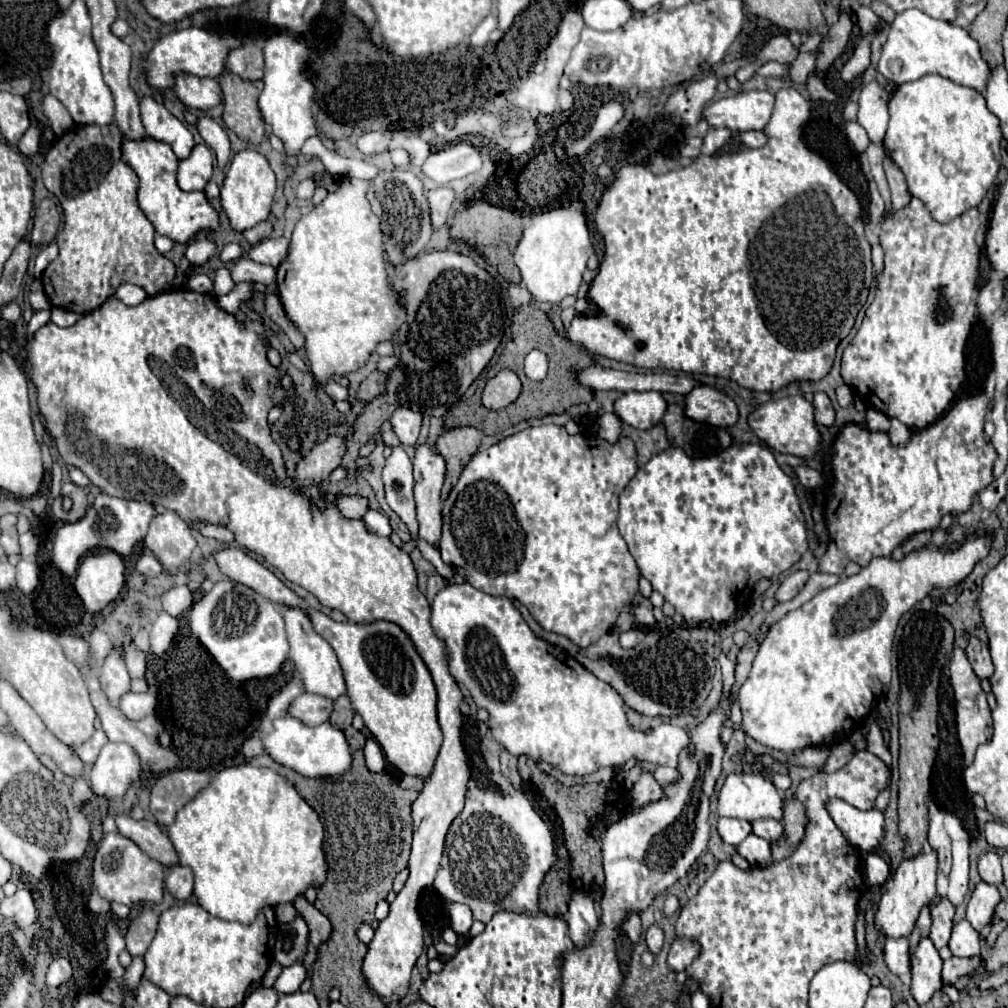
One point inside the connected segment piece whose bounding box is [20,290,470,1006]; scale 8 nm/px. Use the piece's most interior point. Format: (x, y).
(127, 393)

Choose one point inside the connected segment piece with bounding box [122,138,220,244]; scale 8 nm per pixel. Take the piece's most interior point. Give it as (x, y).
(179, 215)

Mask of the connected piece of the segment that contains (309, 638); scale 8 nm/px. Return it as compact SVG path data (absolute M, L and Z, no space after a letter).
M286 608L284 622L286 622L286 632L288 632L288 642L290 642L290 660L294 662L298 674L302 676L306 690L330 700L336 700L342 694L346 694L346 684L344 684L344 676L338 664L336 652L332 652L332 646L314 632L310 618L298 608Z

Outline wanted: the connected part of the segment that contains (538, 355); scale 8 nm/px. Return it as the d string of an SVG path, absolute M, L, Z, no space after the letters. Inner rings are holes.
M532 350L532 352L526 356L524 372L526 372L526 376L528 376L530 380L544 380L544 378L546 378L546 372L548 372L546 354L540 352L540 350Z

